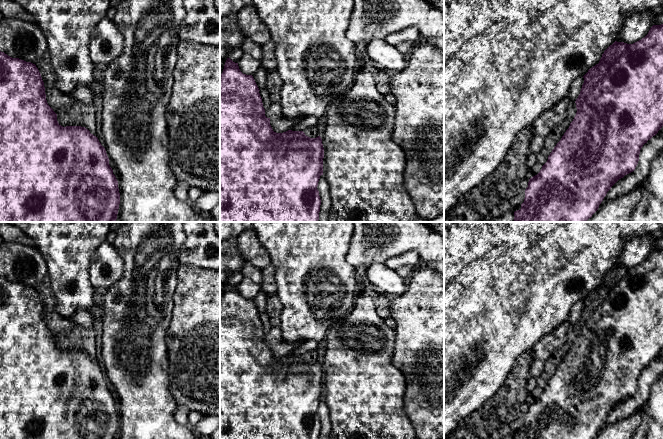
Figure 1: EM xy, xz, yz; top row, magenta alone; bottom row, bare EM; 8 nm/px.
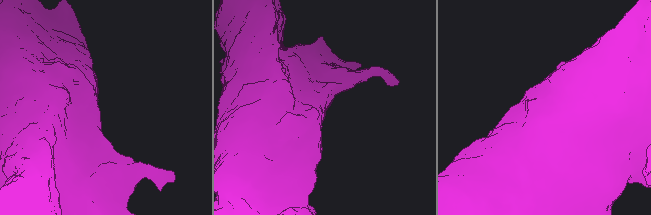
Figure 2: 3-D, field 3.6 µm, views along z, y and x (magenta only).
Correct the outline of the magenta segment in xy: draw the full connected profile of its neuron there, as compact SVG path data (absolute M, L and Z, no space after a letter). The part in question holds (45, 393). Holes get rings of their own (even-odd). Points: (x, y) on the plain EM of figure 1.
M0 275L0 439L117 439L118 405L98 362L81 350L61 350L48 329L35 288Z

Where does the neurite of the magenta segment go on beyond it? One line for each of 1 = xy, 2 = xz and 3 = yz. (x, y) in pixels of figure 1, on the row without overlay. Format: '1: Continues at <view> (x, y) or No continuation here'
1: No continuation here
2: No continuation here
3: No continuation here

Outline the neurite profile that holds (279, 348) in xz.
M276 339L270 342L270 349L274 356L283 357L291 354L291 352L298 348L304 341L305 340L301 340L296 343L288 343L283 339Z

